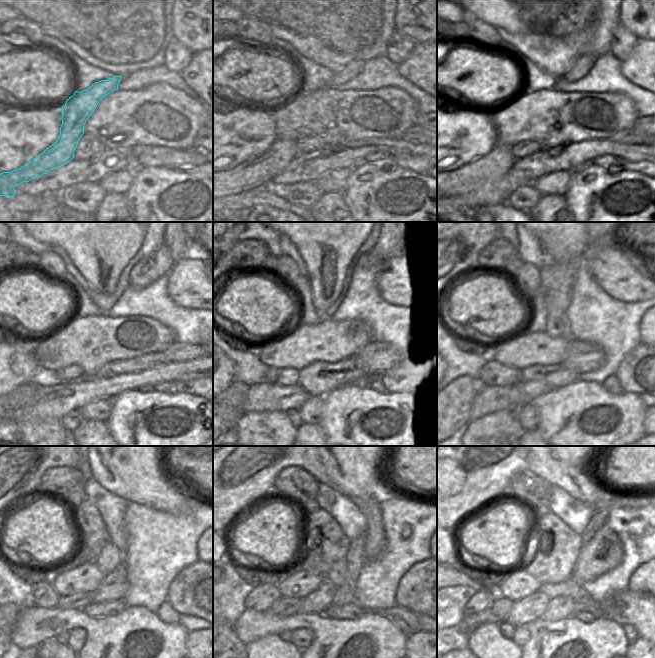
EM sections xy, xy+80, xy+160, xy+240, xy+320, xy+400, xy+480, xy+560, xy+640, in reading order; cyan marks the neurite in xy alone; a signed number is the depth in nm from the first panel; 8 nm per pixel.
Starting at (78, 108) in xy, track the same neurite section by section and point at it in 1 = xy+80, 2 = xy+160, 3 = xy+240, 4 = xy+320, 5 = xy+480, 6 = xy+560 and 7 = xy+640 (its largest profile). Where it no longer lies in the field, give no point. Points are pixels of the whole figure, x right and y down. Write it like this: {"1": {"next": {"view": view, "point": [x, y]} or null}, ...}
{"1": {"next": {"view": "xy+80", "point": [260, 170]}}, "2": {"next": {"view": "xy+160", "point": [498, 162]}}, "3": {"next": {"view": "xy+240", "point": [146, 271]}}, "4": {"next": {"view": "xy+320", "point": [391, 243]}}, "5": {"next": null}, "6": {"next": null}, "7": {"next": null}}

